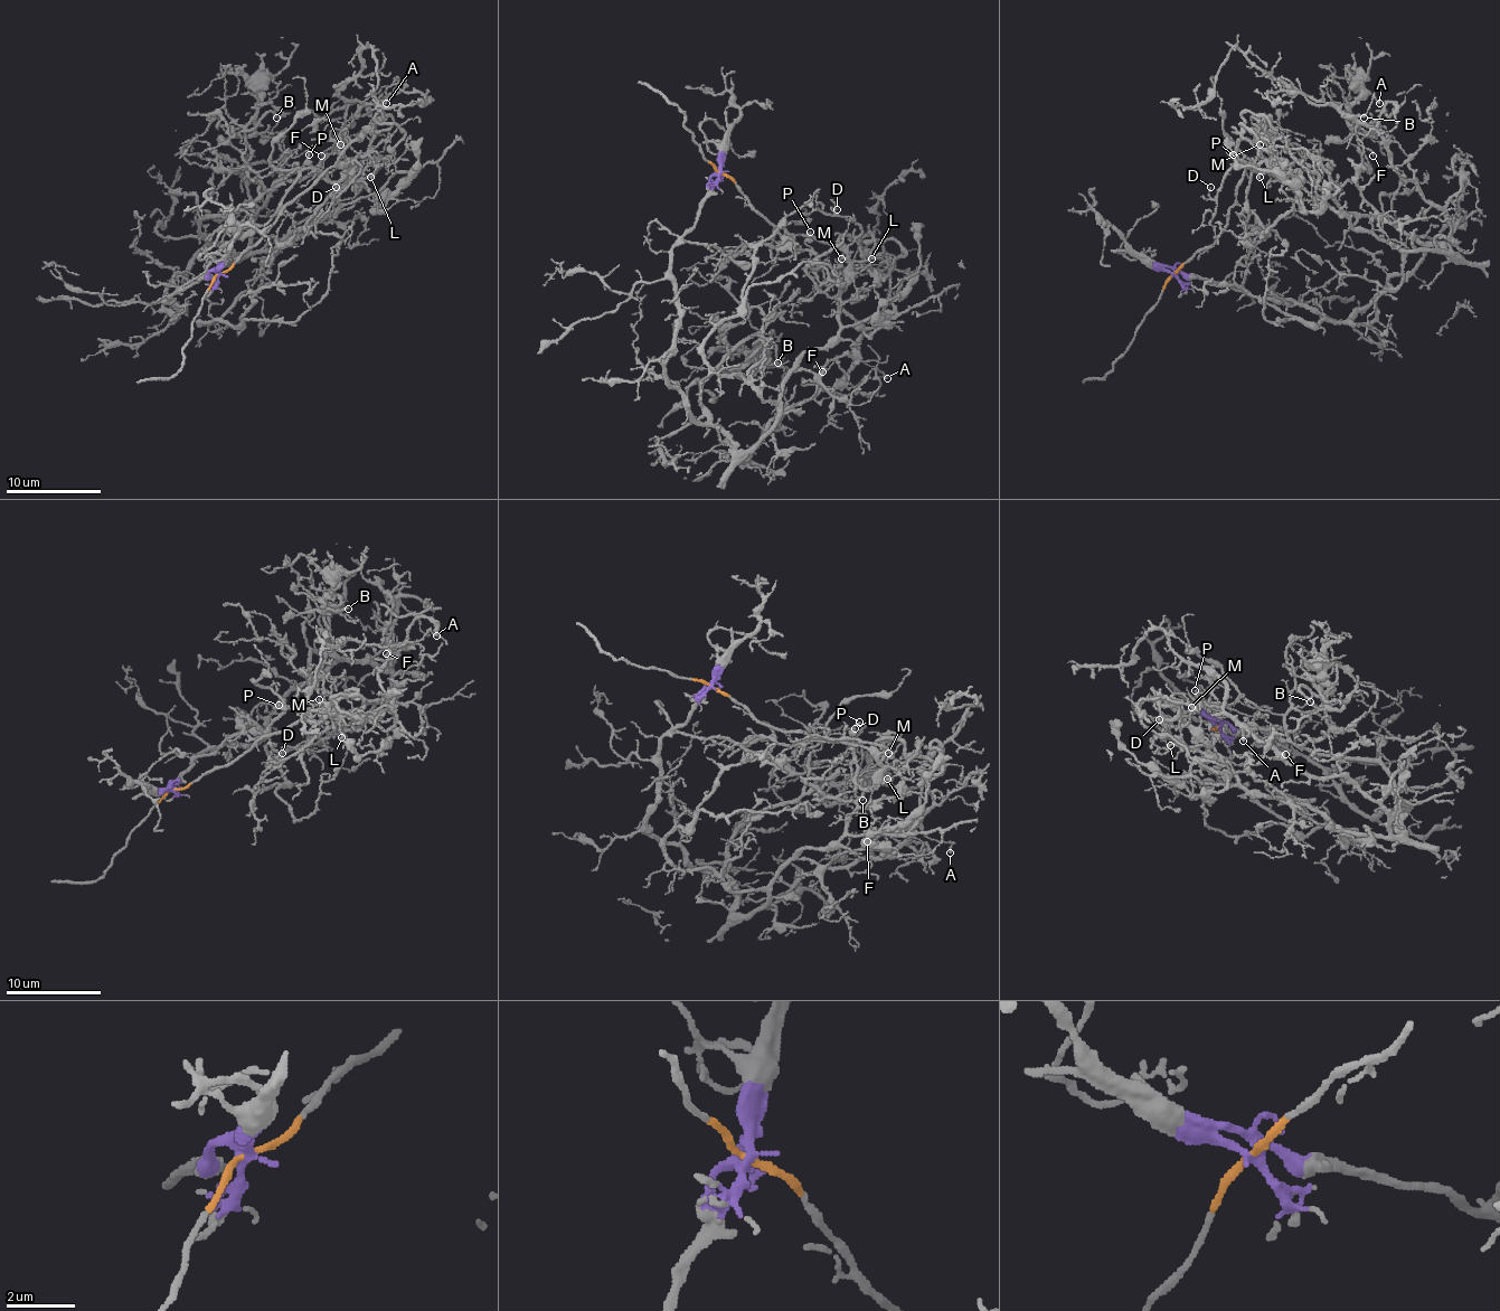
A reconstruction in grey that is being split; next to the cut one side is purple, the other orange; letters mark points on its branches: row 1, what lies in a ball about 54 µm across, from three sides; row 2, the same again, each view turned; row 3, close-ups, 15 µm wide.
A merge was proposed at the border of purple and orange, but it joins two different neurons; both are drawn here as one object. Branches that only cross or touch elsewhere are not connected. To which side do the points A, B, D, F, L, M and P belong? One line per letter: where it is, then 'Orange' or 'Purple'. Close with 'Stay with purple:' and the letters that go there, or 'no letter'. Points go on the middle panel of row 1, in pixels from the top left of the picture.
A: Place: (887, 378). Purple
B: Place: (777, 362). Purple
D: Place: (837, 209). Orange
F: Place: (822, 371). Purple
L: Place: (871, 258). Orange
M: Place: (841, 258). Orange
P: Place: (810, 232). Orange
Stay with purple: A, B, F

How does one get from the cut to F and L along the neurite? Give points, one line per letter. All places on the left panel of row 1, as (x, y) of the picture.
F: (218, 274), (169, 298), (173, 321), (164, 291), (211, 245), (245, 253), (280, 181), (351, 123), (320, 156)
L: (218, 274), (330, 168), (341, 168), (351, 158), (367, 156), (375, 162), (369, 177)

